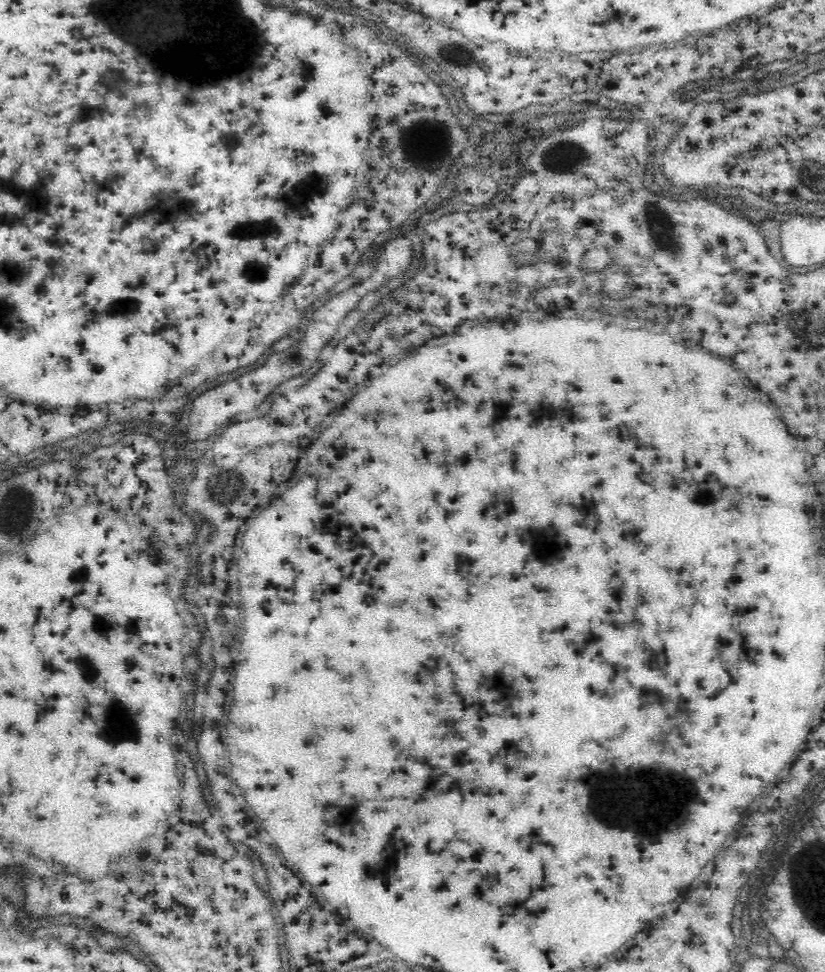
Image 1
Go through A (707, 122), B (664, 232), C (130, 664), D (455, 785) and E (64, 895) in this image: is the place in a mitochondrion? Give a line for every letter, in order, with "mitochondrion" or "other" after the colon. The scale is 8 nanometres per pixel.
A: other
B: mitochondrion
C: other
D: other
E: other

